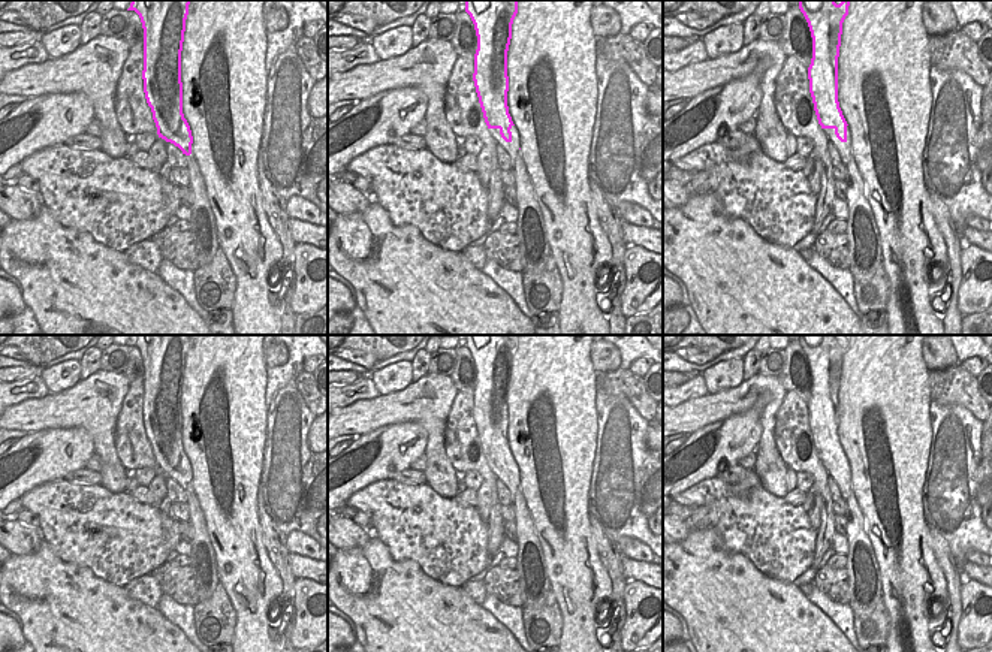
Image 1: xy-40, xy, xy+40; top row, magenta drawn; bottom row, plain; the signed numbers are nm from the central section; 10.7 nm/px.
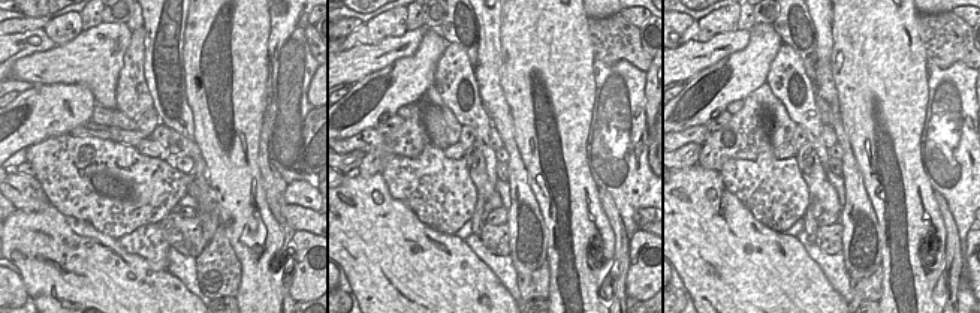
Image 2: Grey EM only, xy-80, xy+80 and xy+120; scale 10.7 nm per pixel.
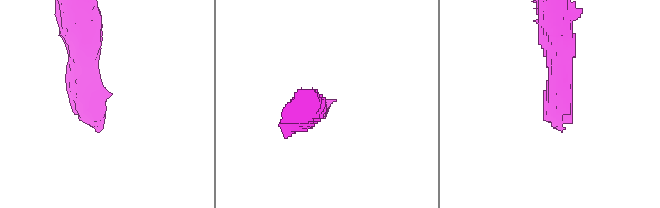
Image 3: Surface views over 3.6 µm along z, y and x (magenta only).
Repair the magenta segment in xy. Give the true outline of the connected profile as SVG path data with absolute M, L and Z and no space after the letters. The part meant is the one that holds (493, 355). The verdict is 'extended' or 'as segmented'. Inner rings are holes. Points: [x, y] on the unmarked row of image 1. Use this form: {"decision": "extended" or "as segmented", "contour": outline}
{"decision": "extended", "contour": "M465 335L476 371L473 416L483 447L488 467L501 480L512 495L518 555L516 571L525 595L524 610L539 610L551 583L546 573L543 552L527 508L519 485L519 468L507 441L509 411L507 386L512 374L512 359L518 348L518 335Z"}

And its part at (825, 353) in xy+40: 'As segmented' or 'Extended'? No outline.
Extended

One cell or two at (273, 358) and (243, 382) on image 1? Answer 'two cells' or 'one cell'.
two cells

